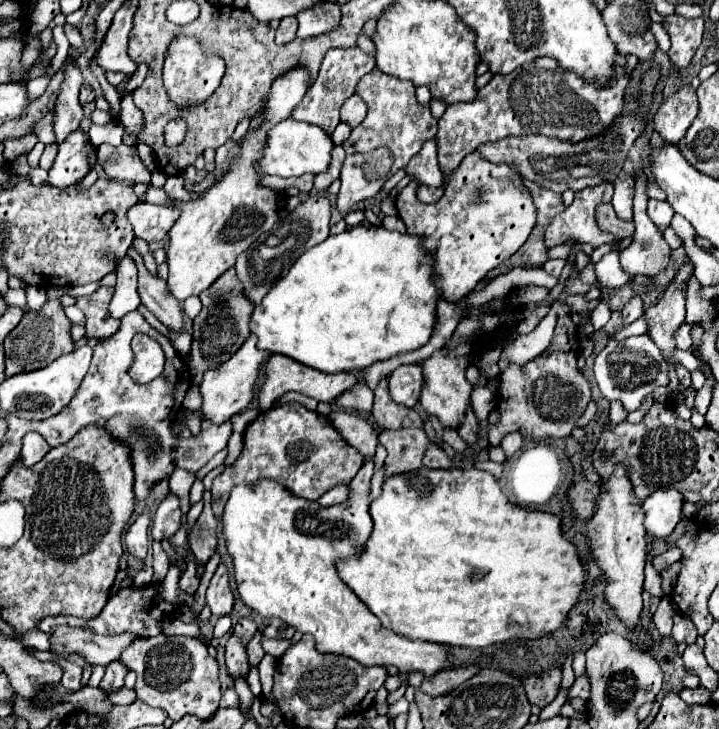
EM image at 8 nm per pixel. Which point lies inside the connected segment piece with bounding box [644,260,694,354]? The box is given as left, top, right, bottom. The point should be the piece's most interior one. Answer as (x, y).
(664, 318)

